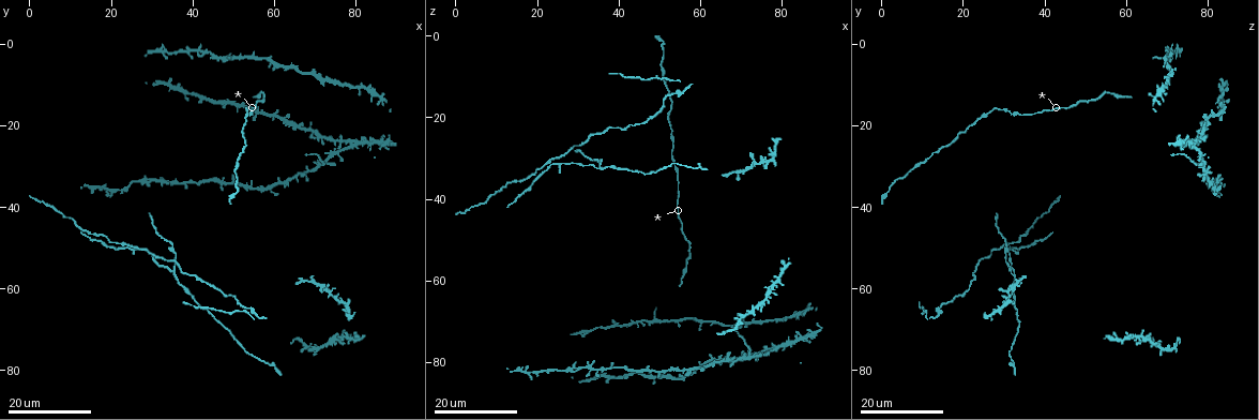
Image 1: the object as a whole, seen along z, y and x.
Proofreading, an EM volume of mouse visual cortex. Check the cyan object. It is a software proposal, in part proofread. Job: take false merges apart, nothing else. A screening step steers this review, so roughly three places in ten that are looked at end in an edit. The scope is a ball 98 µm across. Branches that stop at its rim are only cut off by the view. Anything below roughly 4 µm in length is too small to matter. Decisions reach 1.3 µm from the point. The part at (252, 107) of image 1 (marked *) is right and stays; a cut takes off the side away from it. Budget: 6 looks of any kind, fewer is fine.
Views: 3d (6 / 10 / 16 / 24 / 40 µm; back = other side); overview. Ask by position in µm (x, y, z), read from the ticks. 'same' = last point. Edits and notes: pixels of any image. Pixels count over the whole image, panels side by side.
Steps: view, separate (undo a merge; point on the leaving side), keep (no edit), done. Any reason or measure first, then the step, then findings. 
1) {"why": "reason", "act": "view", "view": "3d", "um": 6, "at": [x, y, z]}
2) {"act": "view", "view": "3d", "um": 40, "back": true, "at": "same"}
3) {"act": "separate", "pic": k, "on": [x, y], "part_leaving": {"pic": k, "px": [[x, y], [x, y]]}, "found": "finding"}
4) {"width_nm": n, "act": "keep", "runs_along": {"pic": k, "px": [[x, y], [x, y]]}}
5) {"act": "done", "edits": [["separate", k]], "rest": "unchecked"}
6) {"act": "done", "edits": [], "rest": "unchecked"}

{"why": "three-way junction", "act": "view", "view": "3d", "um": 24, "at": [59.5, 4.5, 70.0]}

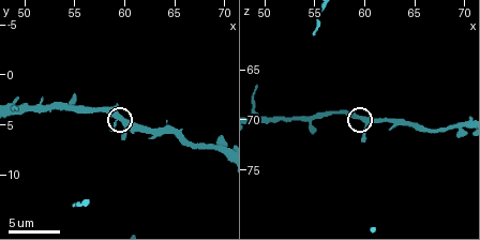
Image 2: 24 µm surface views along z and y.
{"act": "view", "view": "3d", "um": 10, "at": [59.4, 4.0, 69.6]}

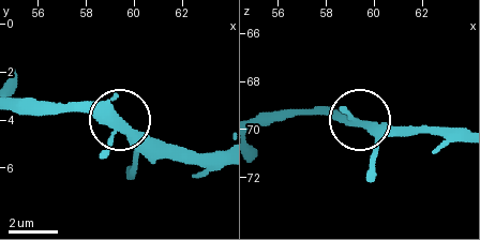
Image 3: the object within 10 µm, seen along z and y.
{"arms": 3, "act": "keep", "found": "all the same neuron"}

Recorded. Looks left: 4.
{"why": "three-way junction", "act": "view", "view": "3d", "um": 16, "at": [36.0, 56.5, 32.0]}

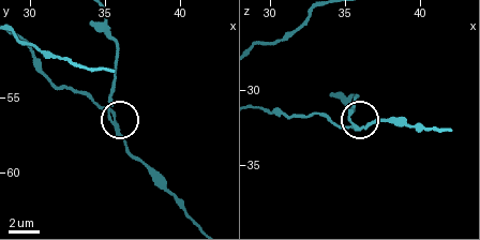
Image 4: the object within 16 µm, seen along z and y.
{"act": "view", "view": "3d", "um": 6, "at": [35.6, 57.0, 32.6]}

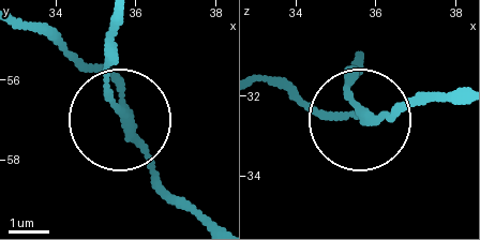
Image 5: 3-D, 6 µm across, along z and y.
{"width_nm": 190, "act": "separate", "pic": 5, "on": [111, 64], "part_leaving": {"pic": 5, "px": [[129, 120], [108, 83], [113, 20]]}, "found": "two neurons meet here"}

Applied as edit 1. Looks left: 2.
{"act": "done", "edits": [["separate", 5]], "rest": "unchecked"}

